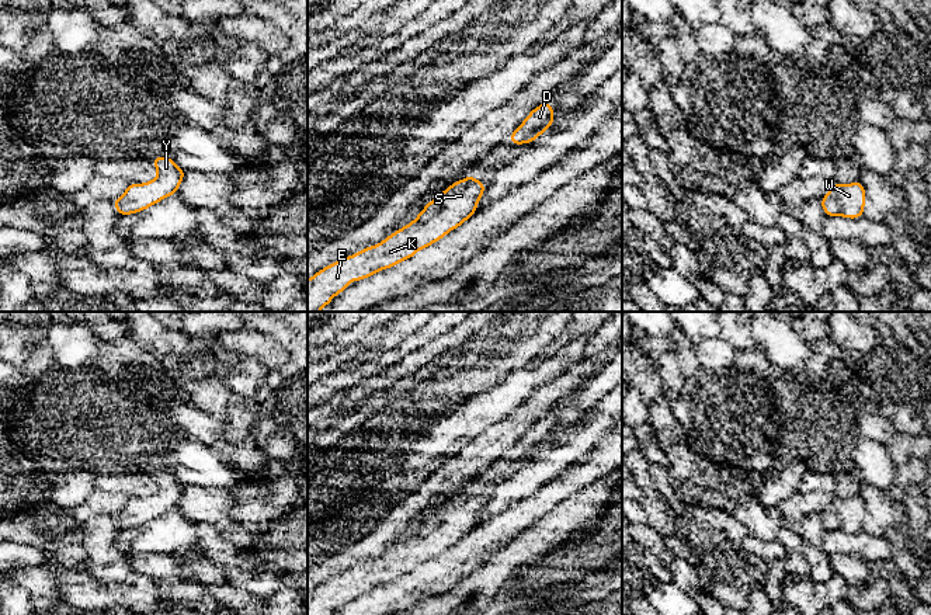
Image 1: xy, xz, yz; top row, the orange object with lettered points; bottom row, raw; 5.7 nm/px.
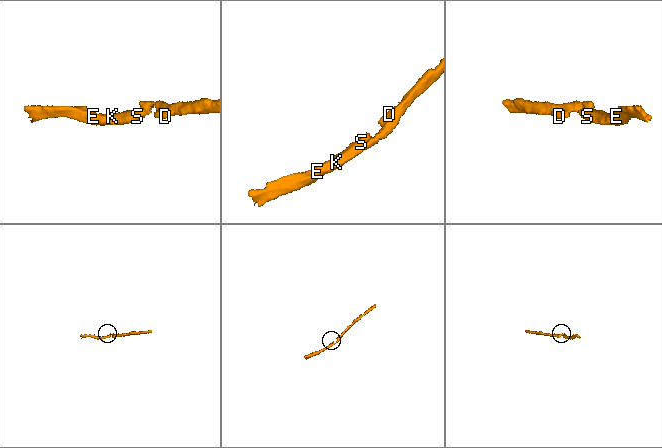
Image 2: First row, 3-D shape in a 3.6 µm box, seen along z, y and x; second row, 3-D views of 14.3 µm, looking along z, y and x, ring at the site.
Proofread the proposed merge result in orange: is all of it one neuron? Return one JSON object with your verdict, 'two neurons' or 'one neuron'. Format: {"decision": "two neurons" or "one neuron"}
{"decision": "one neuron"}

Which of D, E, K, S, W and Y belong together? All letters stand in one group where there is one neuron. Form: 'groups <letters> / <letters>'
groups D E K S W Y

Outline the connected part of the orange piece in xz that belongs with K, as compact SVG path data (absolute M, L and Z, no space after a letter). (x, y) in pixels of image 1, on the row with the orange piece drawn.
M468 176L438 194L413 222L379 244L322 268L308 279L308 312L323 309L337 293L348 288L350 281L368 278L411 258L418 250L431 246L461 226L476 212L484 190L484 183Z

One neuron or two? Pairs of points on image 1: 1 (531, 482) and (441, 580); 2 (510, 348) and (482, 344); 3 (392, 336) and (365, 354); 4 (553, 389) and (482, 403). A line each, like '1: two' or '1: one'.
1: two
2: one
3: one
4: two

